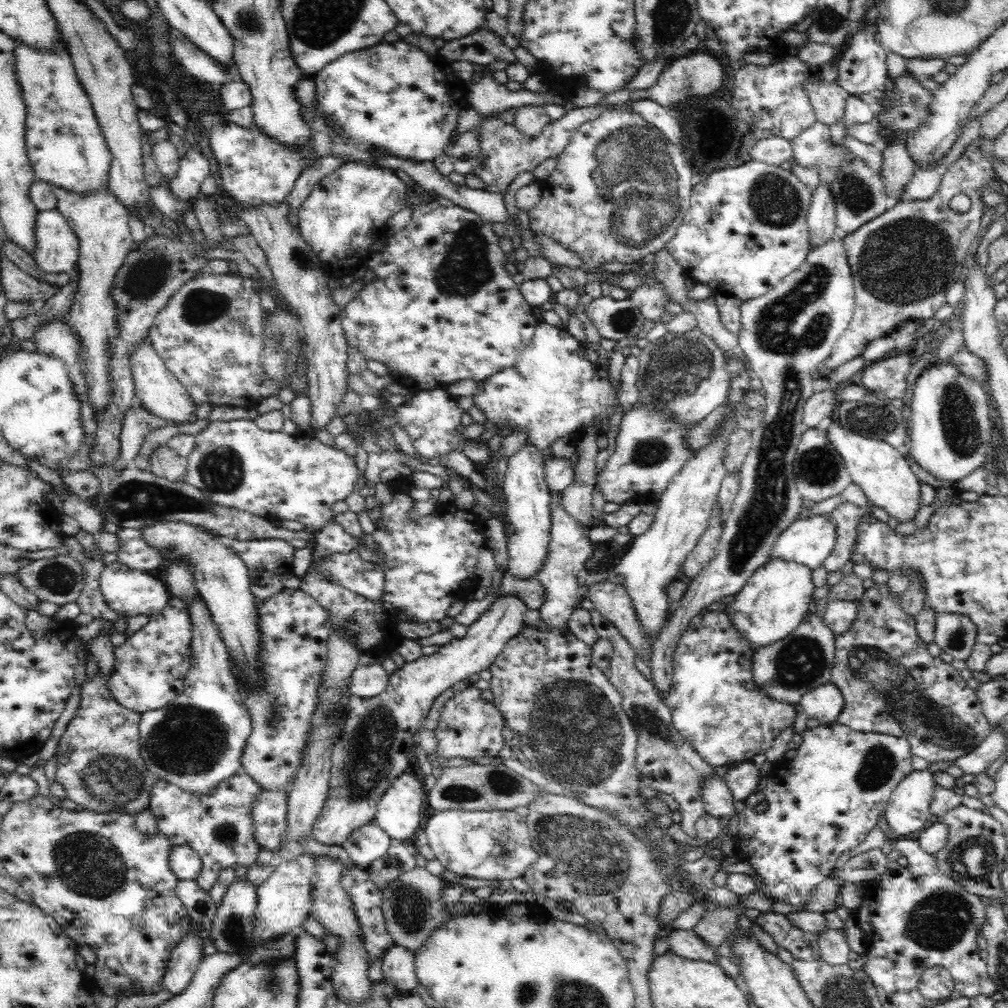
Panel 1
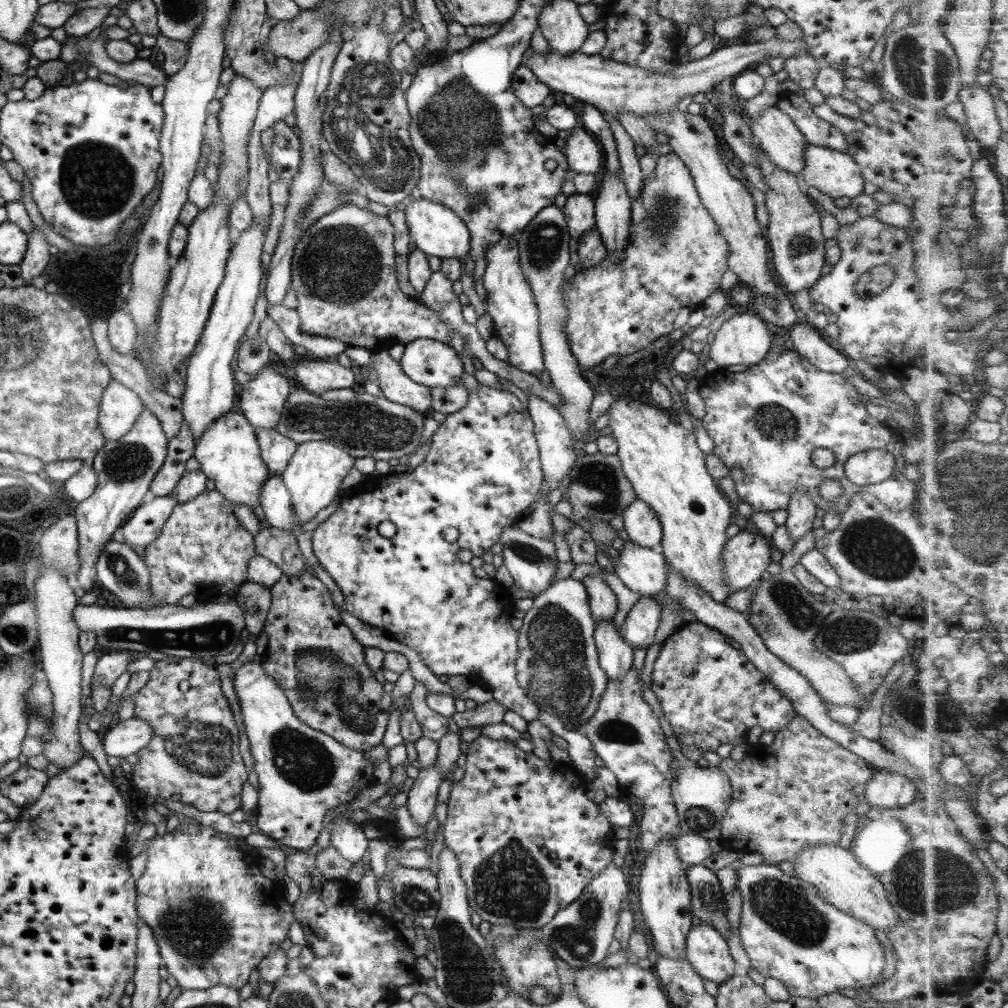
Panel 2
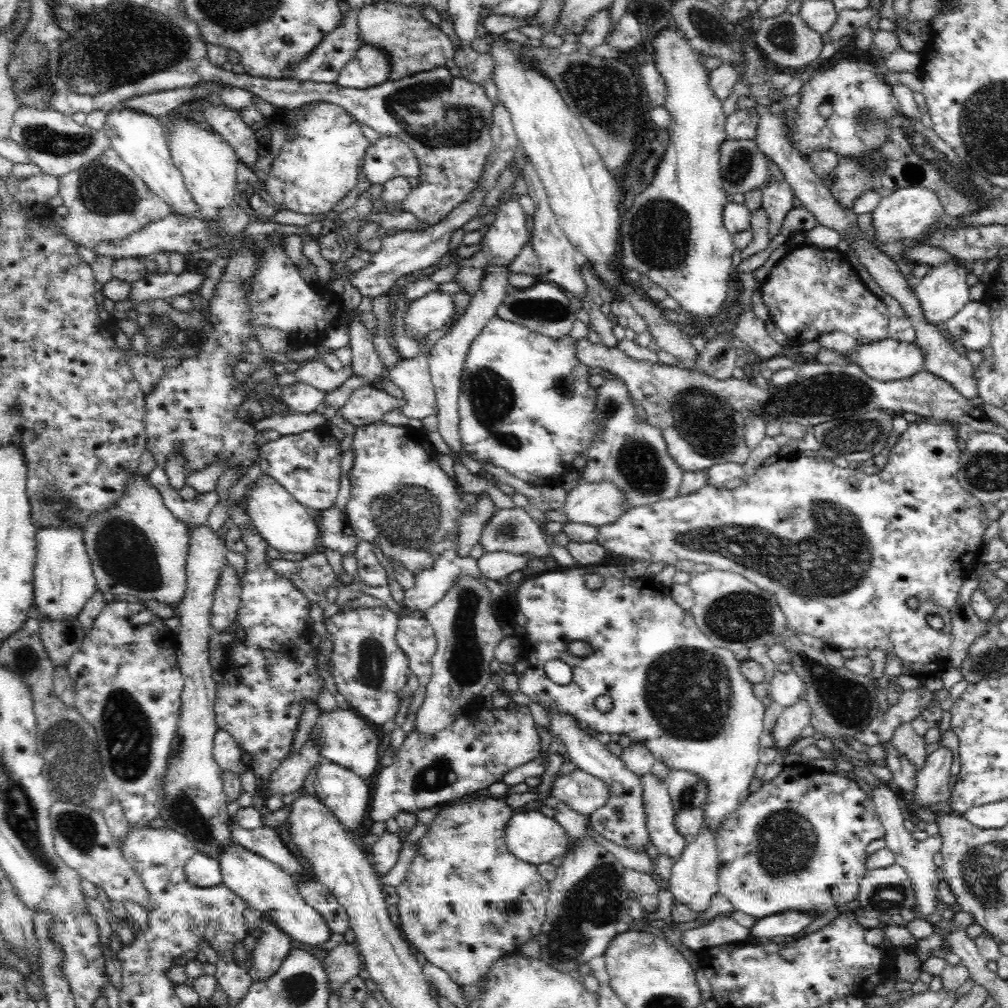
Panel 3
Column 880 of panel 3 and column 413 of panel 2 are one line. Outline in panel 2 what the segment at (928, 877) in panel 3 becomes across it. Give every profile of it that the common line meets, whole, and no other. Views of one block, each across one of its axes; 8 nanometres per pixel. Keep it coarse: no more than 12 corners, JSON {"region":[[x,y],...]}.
{"region":[[434,762],[407,792],[407,813],[421,829],[433,817],[441,781]]}

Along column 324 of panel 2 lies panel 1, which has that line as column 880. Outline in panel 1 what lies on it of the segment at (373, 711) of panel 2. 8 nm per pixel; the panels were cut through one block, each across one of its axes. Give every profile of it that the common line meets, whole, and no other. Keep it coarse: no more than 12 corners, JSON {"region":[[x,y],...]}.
{"region":[[886,584],[835,638],[835,721],[955,764],[991,726]]}

